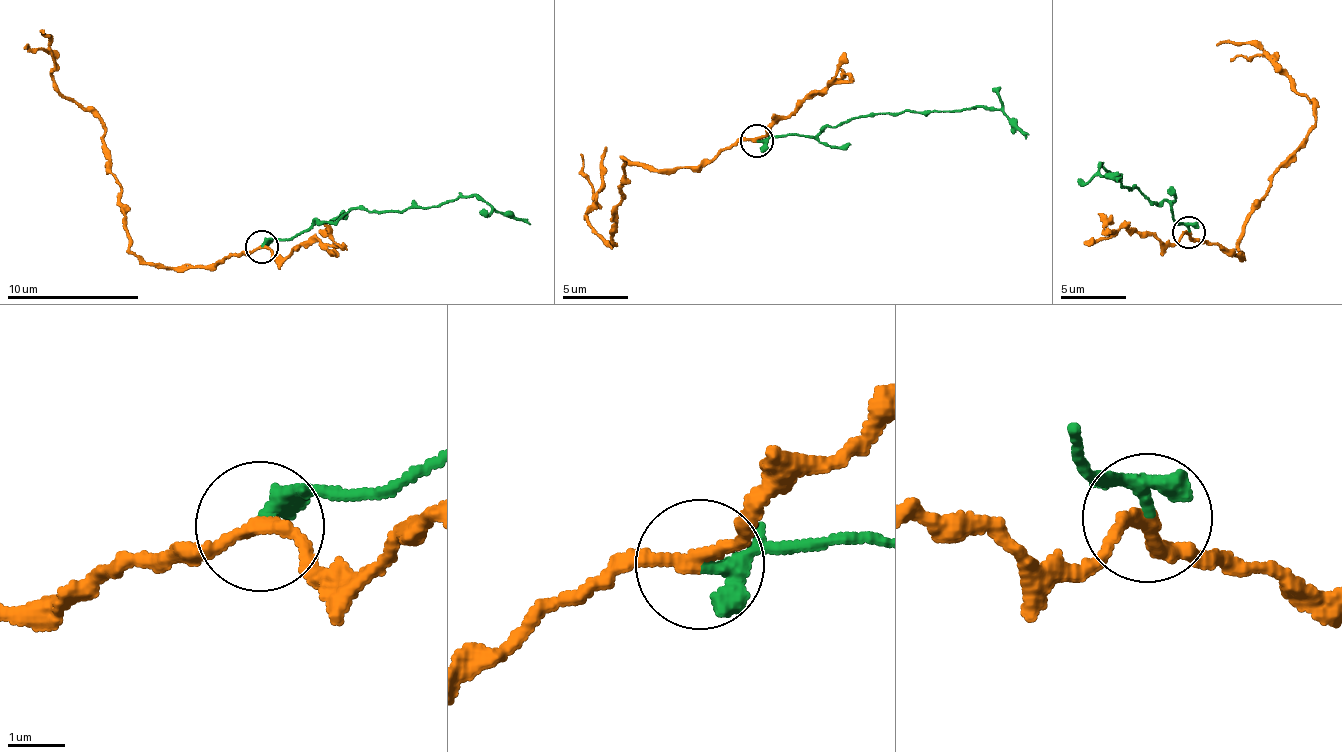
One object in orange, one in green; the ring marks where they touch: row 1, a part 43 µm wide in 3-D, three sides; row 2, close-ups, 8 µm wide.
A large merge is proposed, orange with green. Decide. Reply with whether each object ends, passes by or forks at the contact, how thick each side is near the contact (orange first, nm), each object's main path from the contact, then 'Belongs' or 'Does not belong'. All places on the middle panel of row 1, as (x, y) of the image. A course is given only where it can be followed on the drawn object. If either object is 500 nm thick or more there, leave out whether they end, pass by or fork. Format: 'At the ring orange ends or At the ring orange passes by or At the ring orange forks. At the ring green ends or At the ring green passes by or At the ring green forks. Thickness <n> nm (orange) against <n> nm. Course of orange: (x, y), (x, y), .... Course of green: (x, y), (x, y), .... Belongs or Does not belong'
At the ring orange passes by. At the ring green passes by. Thickness 200 nm (orange) against 200 nm. Course of orange: (756, 139), (736, 140), (699, 166), (624, 158), (608, 245), (586, 215), (605, 147). Course of green: (756, 139), (815, 137), (856, 117), (995, 106), (1030, 134). Does not belong

